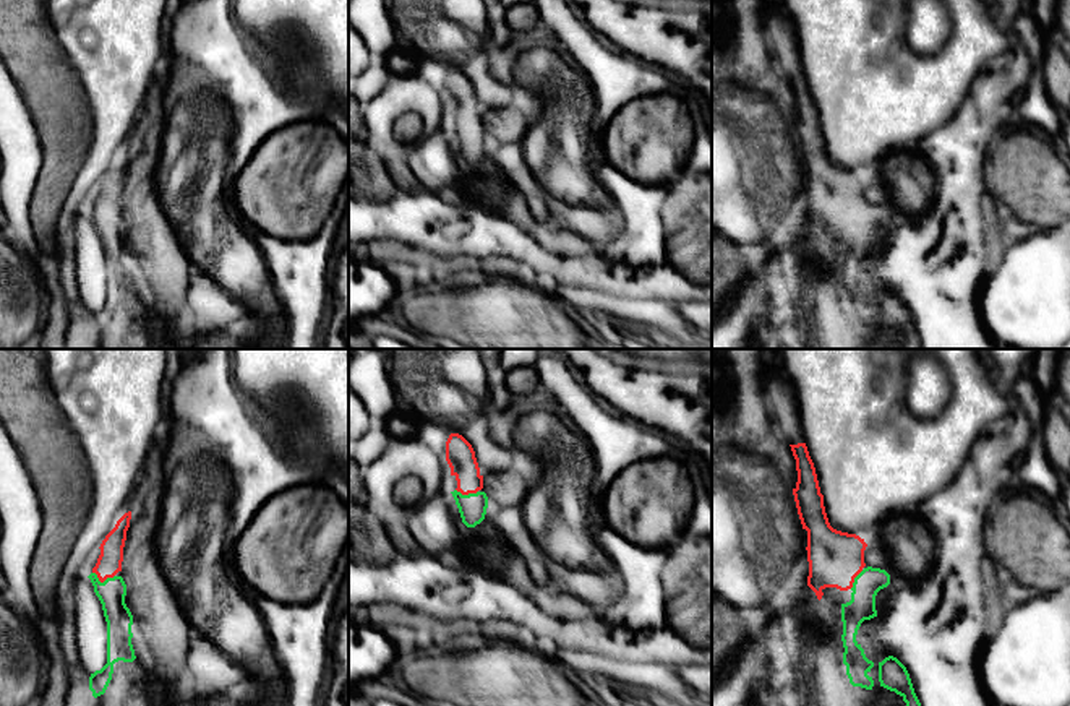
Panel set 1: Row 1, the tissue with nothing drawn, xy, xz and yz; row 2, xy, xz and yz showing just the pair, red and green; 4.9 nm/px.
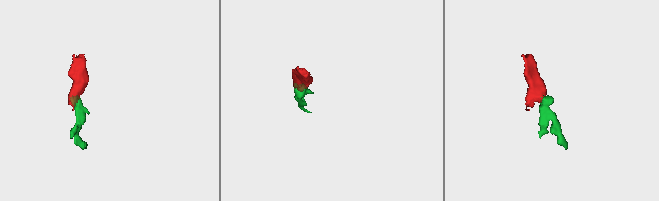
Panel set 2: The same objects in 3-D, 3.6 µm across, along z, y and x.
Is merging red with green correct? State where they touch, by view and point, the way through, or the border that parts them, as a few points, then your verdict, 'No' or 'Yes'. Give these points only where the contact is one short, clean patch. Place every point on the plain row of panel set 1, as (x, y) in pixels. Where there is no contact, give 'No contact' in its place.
Touches red at xy (102, 218). Path across: xy (109, 200), (102, 218), (111, 229). Yes

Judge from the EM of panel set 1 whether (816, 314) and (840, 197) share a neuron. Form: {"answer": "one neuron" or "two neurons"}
{"answer": "one neuron"}

